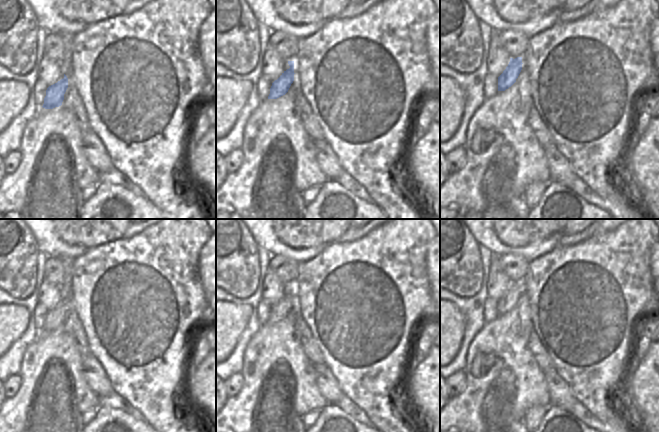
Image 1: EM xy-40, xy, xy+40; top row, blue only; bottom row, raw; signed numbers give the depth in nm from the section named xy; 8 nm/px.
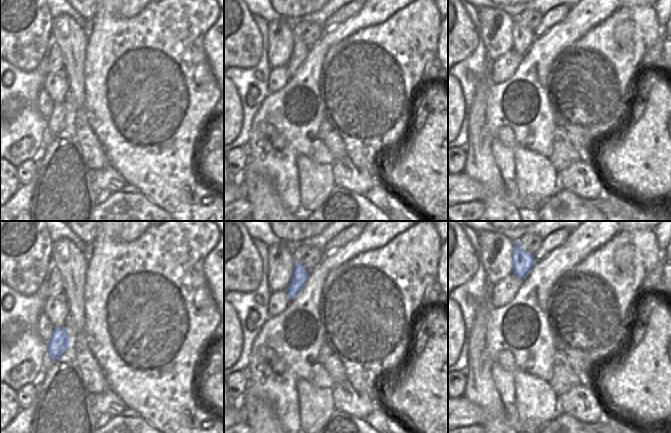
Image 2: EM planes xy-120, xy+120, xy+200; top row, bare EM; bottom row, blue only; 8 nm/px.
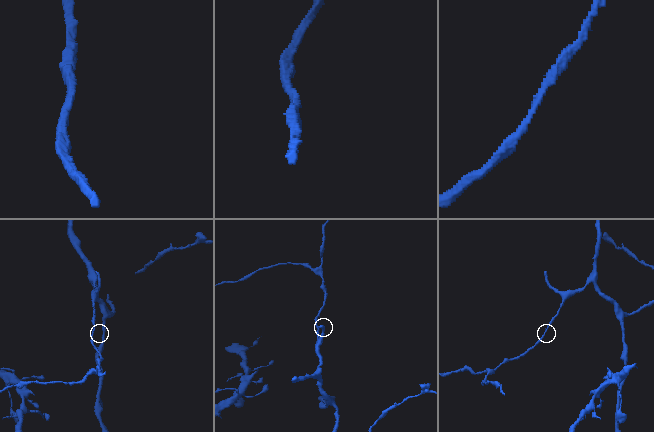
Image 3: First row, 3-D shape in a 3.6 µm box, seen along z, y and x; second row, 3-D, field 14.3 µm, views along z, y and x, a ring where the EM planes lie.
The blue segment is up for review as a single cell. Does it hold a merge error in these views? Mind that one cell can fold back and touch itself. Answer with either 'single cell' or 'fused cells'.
single cell

